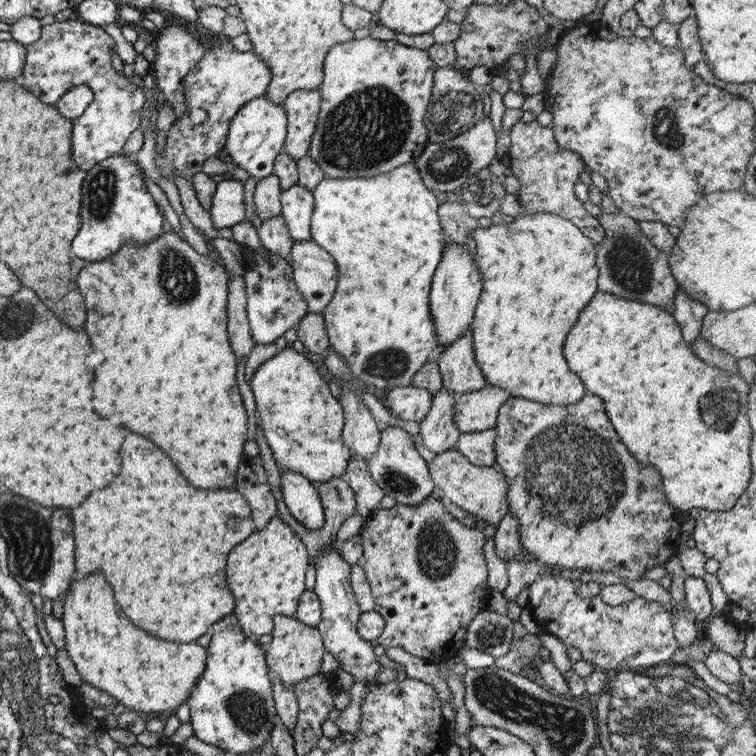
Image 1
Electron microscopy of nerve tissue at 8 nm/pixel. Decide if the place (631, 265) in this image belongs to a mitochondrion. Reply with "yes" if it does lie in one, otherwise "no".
yes

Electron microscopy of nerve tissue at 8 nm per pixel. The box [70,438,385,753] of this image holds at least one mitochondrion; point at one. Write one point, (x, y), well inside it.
(248, 709)

